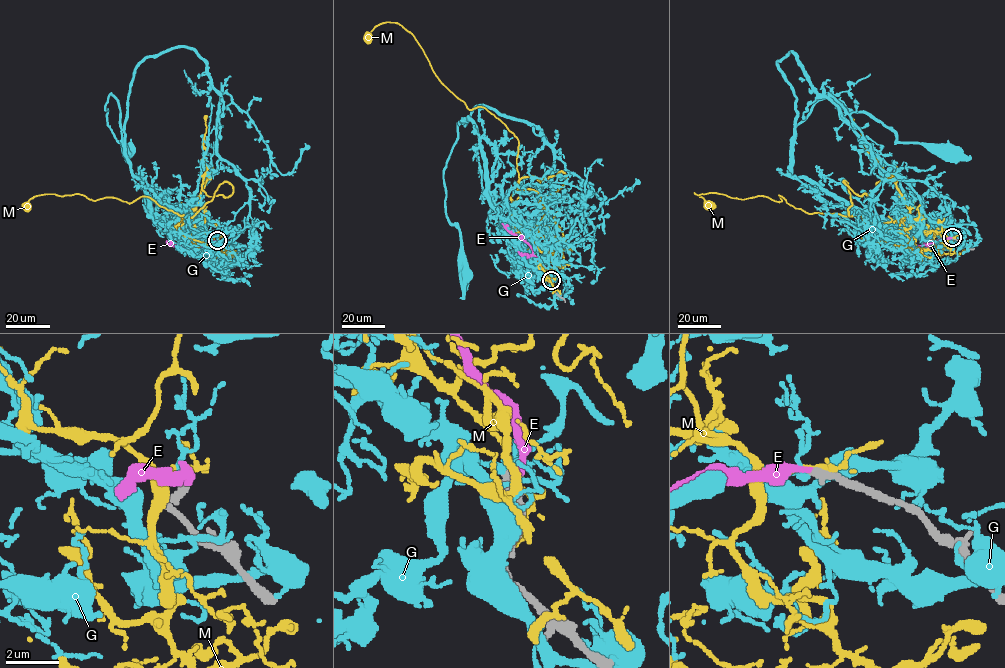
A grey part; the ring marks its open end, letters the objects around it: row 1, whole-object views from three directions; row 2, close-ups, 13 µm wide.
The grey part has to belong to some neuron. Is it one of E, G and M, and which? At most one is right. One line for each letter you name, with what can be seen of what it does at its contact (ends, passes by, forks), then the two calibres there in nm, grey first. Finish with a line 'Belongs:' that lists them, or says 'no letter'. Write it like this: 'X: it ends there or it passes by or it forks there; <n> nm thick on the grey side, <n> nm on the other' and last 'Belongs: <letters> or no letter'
E: it ends there; 480 nm thick on the grey side, 240 nm on the other
Belongs: E

